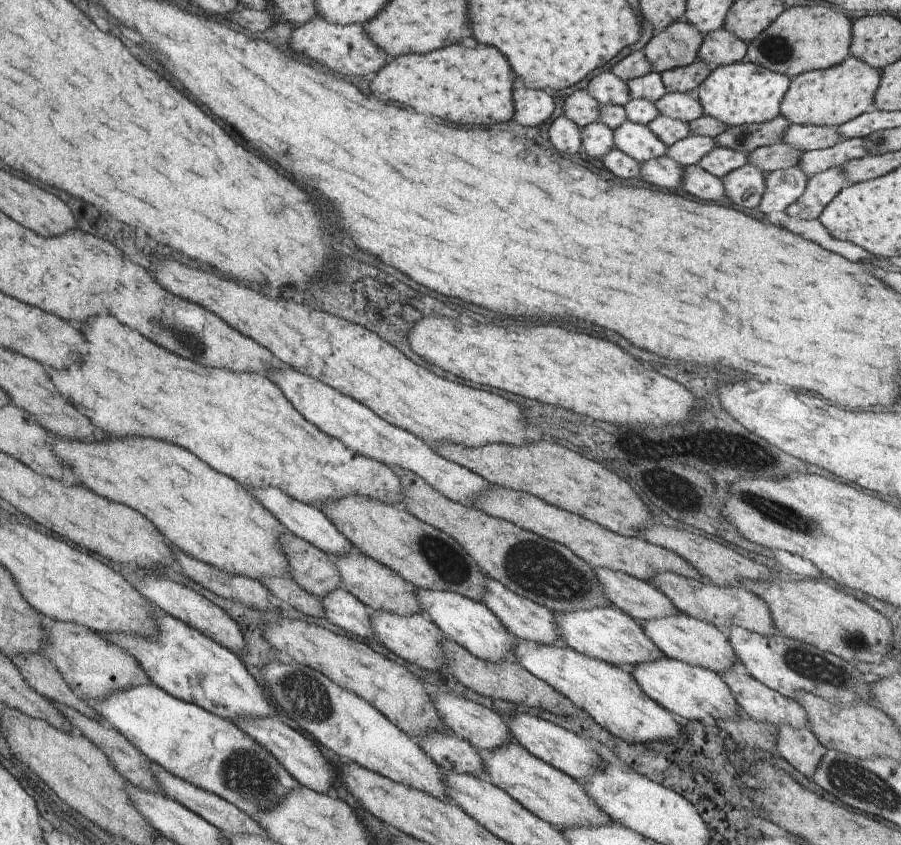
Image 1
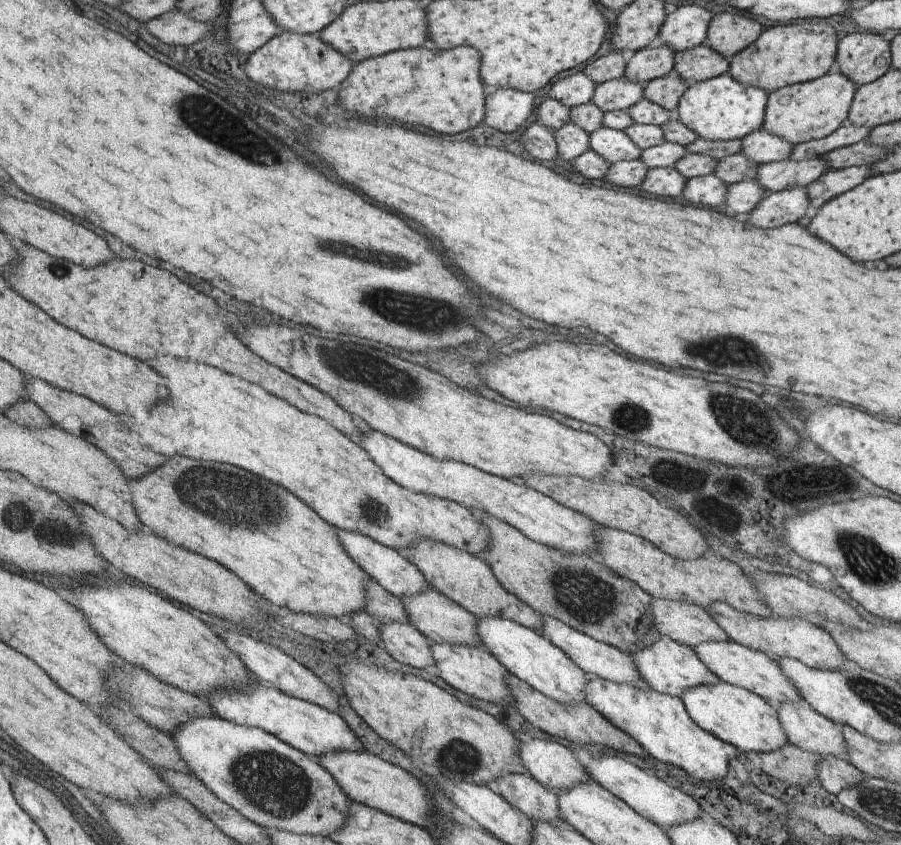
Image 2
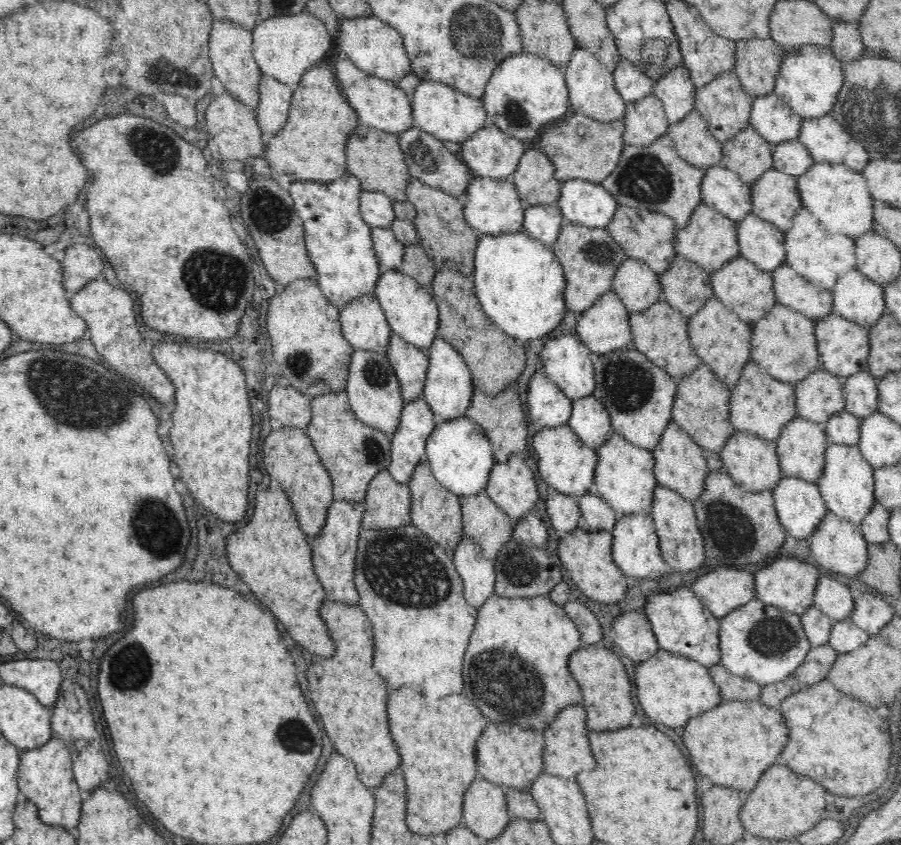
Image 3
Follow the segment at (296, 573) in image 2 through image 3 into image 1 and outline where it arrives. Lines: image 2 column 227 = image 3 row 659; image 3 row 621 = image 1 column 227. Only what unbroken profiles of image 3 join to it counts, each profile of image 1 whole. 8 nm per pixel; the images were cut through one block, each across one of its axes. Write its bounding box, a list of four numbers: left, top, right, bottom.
[53,436,289,581]

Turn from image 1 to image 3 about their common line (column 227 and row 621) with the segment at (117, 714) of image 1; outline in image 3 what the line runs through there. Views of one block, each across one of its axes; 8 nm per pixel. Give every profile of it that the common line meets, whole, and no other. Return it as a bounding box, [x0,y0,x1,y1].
[719,599,814,687]

